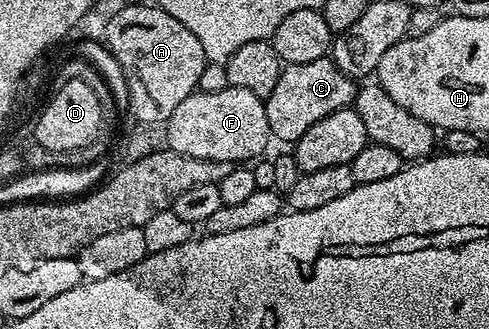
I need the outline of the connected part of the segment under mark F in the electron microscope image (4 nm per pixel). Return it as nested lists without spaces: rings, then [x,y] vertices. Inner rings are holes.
[[[234,85],[223,91],[192,93],[175,107],[164,128],[168,148],[195,159],[249,163],[260,158],[271,142],[264,100]]]

